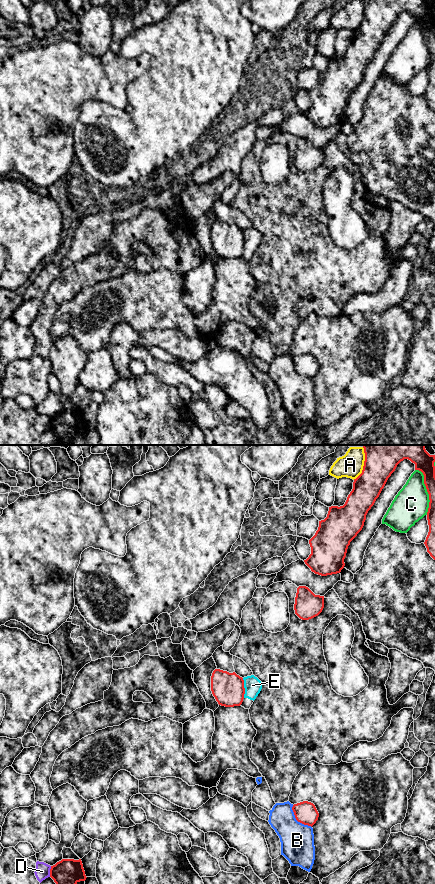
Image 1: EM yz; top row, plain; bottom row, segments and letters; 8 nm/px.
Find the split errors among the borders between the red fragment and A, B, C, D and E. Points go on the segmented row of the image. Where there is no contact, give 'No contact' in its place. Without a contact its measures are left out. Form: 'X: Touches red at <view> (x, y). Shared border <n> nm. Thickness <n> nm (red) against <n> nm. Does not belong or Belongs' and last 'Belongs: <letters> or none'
A: Touches red at yz (364, 464). Shared border 280 nm. Thickness 360 nm (red) against 200 nm. Does not belong
B: Touches red at yz (297, 820). Shared border 240 nm. Thickness 180 nm (red) against 280 nm. Does not belong
C: Touches red at yz (427, 490). Shared border 380 nm. Thickness 160 nm (red) against 280 nm. Does not belong
D: Touches red at yz (50, 871). Shared border 90 nm. Thickness 200 nm (red) against 120 nm. Does not belong
E: Touches red at yz (244, 688). Shared border 160 nm. Thickness 260 nm (red) against 140 nm. Does not belong
Belongs: none

